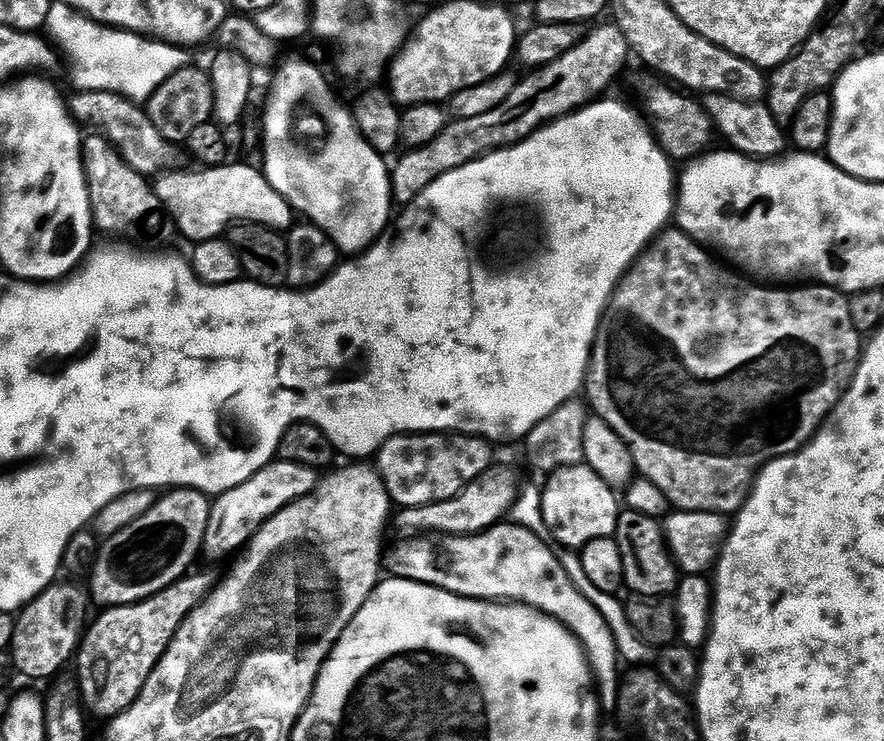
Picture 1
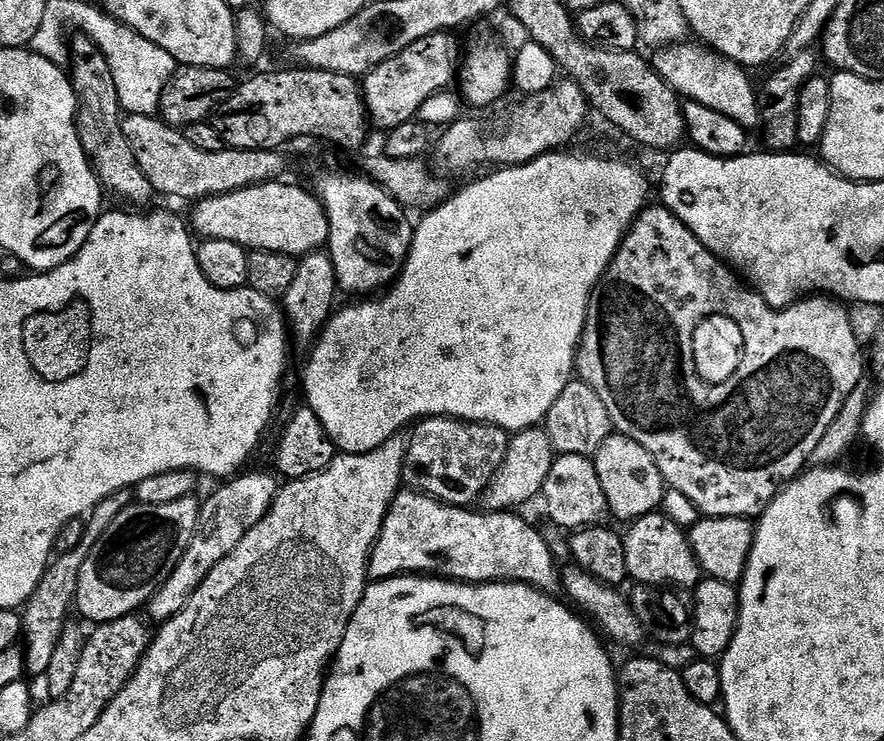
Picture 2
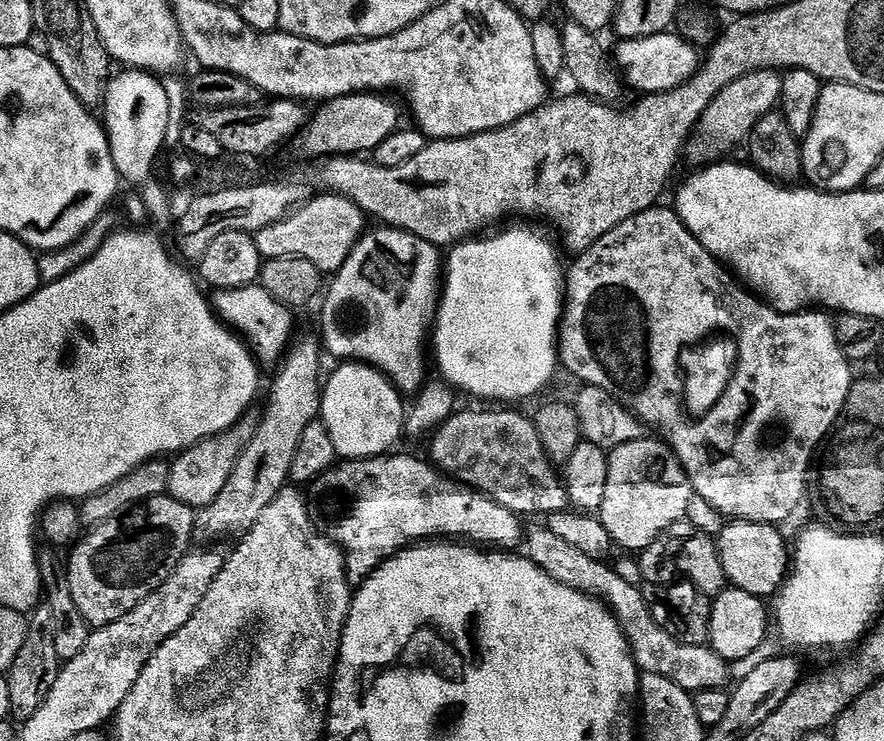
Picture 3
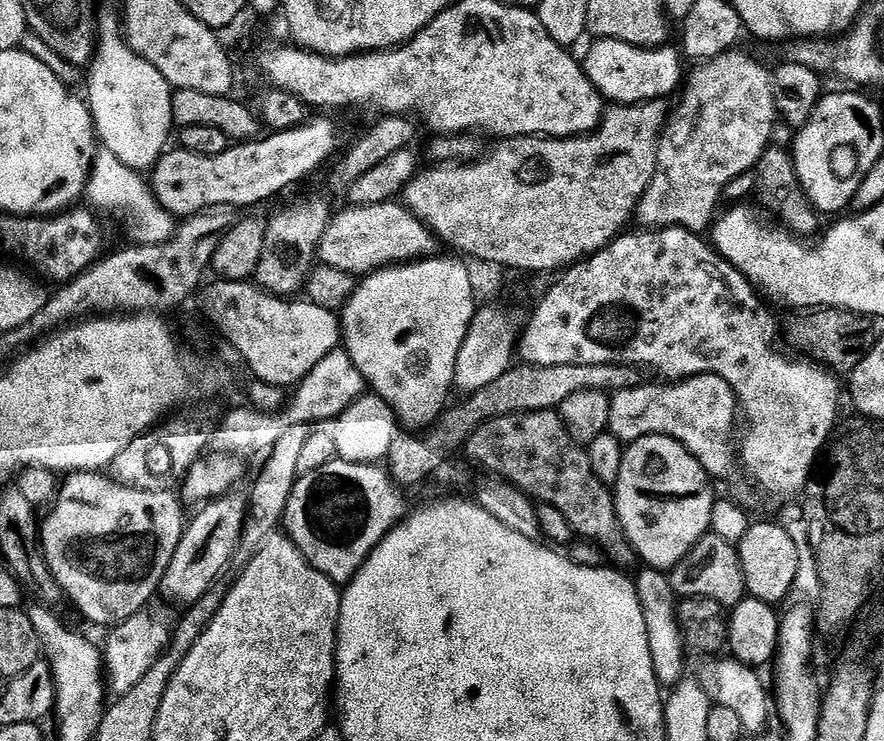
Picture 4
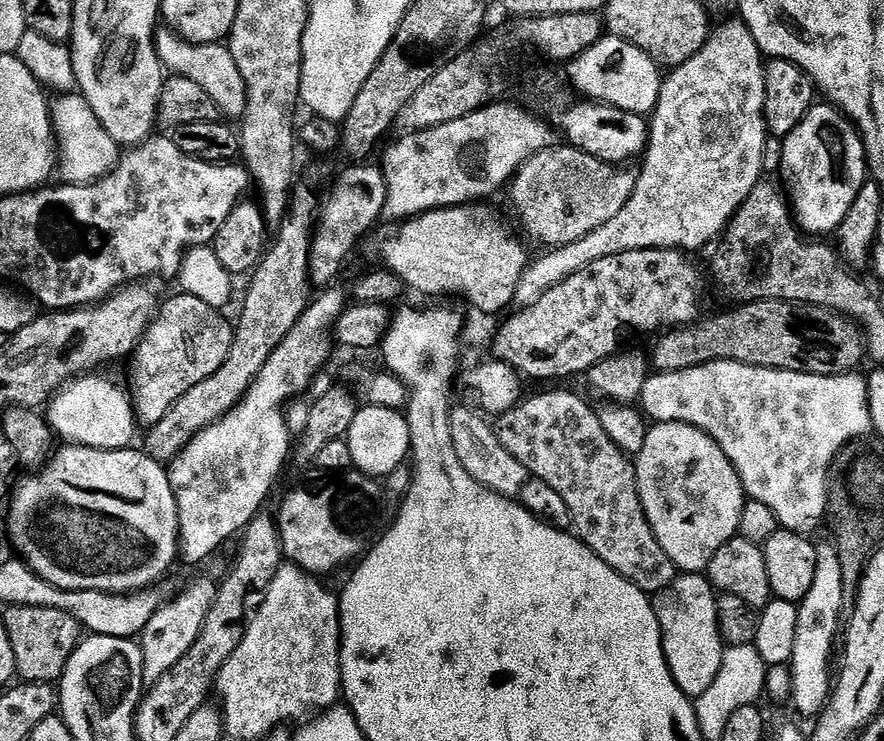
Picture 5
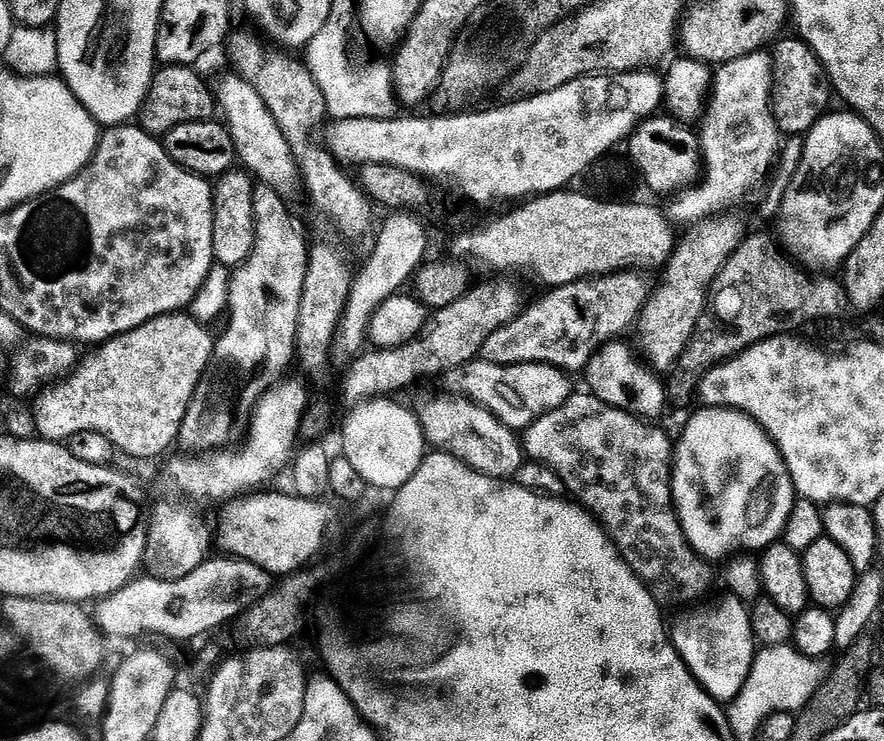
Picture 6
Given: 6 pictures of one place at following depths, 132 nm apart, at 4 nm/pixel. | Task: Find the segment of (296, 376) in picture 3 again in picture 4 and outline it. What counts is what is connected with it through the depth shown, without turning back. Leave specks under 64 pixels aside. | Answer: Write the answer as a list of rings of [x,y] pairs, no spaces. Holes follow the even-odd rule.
[[[229,494],[210,502],[199,509],[196,517],[187,521],[184,537],[170,562],[170,570],[164,575],[163,591],[169,592],[184,606],[195,604],[212,585],[221,579],[232,559],[236,560],[243,537],[245,520],[248,517],[249,501],[244,496]]]

